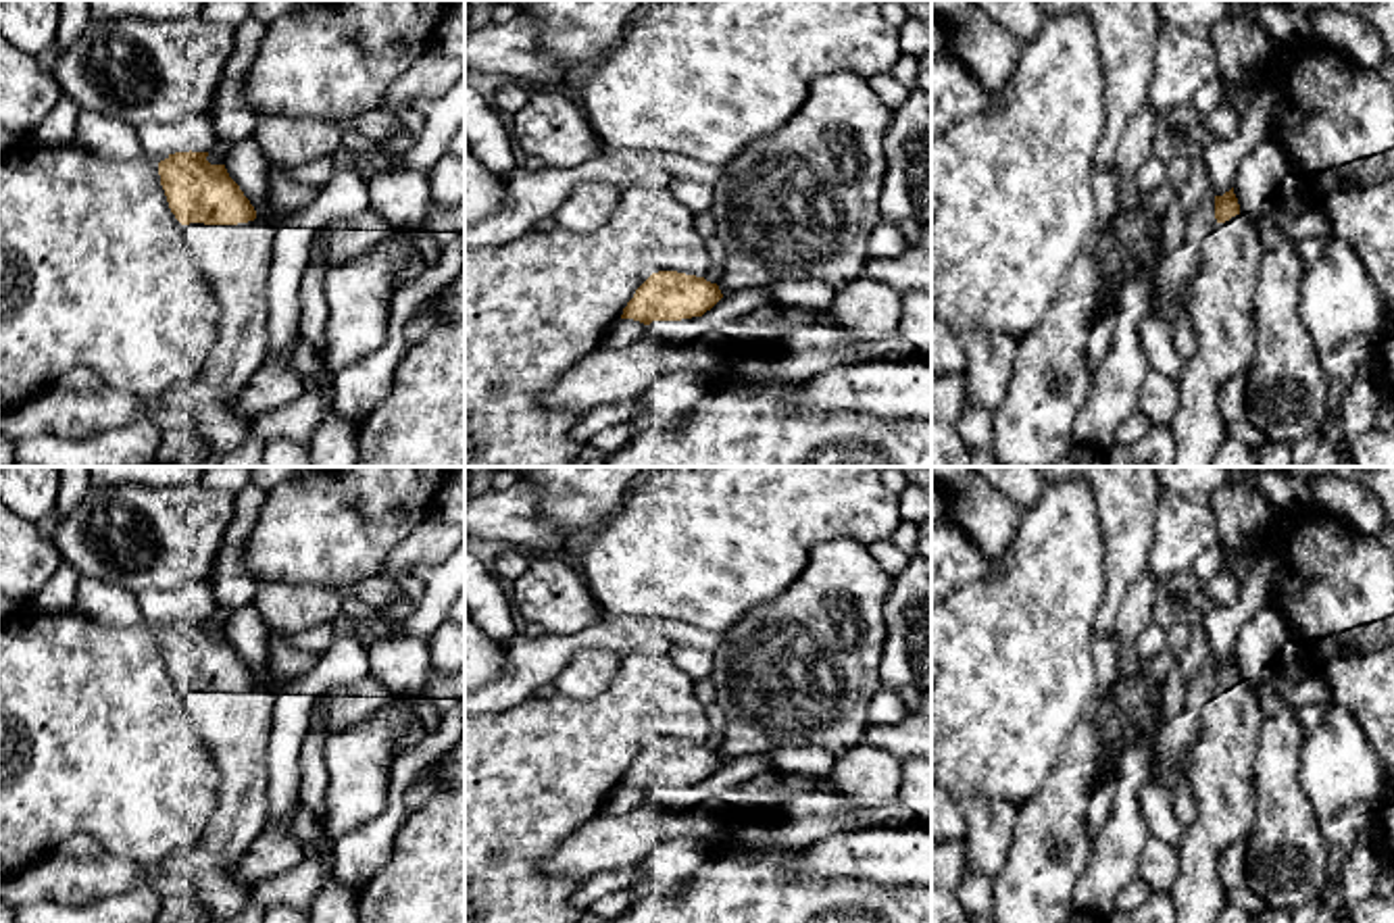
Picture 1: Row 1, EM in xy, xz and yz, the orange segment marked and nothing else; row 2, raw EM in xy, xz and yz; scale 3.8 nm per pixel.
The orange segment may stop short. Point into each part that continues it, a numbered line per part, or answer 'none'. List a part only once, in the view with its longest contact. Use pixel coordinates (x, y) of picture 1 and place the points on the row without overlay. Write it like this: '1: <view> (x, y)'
1: xy (236, 726)

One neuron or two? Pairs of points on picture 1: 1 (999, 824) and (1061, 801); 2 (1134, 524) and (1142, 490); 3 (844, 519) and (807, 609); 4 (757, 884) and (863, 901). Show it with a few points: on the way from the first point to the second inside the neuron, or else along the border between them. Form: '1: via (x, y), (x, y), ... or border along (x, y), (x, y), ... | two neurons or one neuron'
1: border along (1017, 807), (1017, 832), (1003, 865) | two neurons
2: via (1134, 515), (1134, 499) | one neuron
3: border along (867, 546), (851, 538), (819, 540), (803, 569) | two neurons
4: via (784, 901), (836, 901) | one neuron

